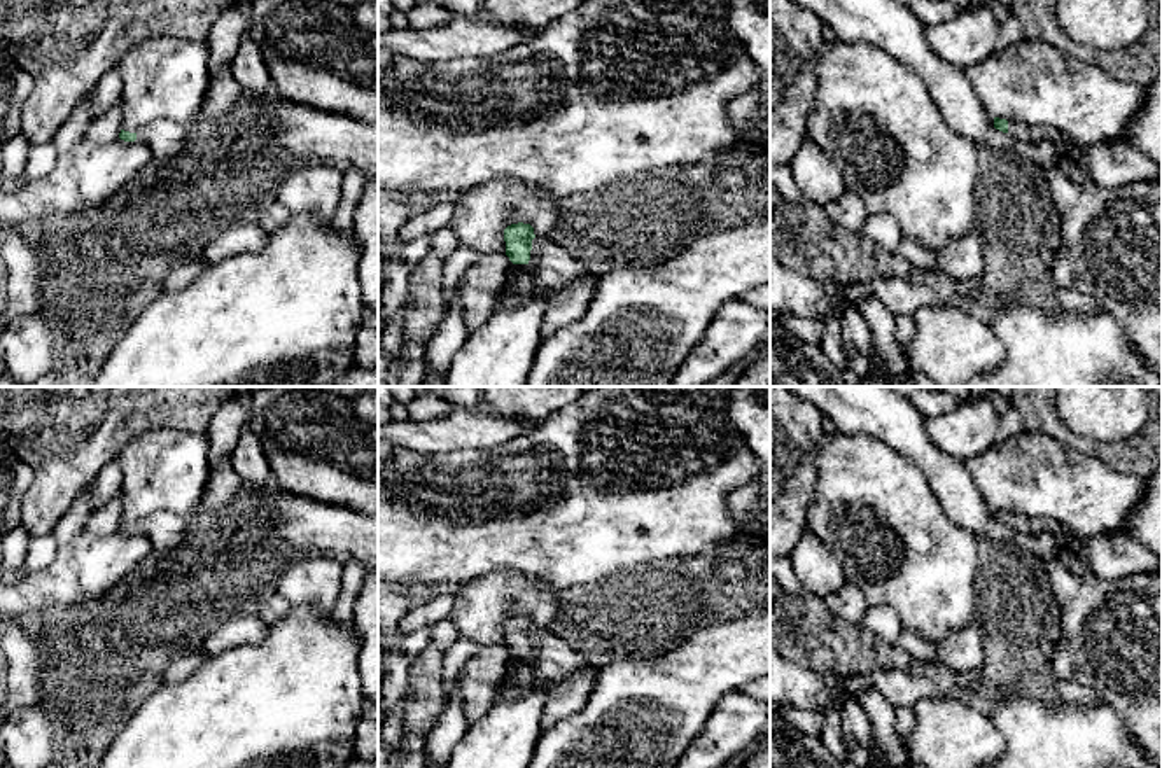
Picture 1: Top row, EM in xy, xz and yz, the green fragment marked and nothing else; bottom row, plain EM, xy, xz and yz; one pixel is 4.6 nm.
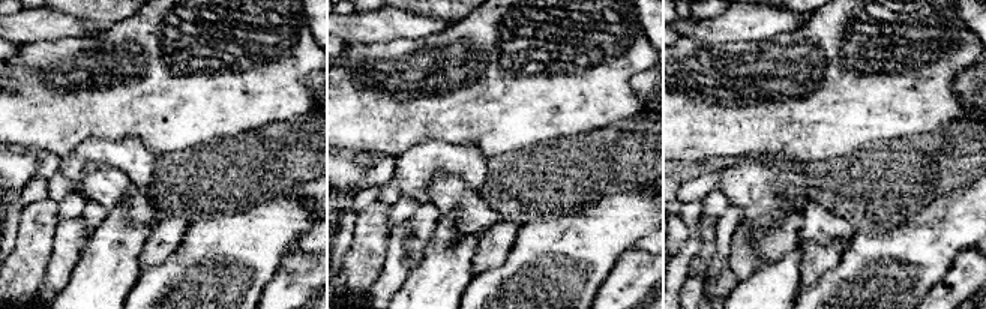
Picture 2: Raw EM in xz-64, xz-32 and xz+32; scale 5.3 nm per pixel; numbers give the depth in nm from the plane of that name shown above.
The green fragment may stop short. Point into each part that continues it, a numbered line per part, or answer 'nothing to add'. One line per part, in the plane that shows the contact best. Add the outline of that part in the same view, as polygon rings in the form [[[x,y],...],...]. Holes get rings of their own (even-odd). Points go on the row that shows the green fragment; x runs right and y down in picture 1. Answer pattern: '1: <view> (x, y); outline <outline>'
1: xz (553, 268); outline [[[548,236],[532,240],[530,261],[536,289],[551,292],[570,287],[576,280],[593,275],[584,262],[574,259],[565,248]]]

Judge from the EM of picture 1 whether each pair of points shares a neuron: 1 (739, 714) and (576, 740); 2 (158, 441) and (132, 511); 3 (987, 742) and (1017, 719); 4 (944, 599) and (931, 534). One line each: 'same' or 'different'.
1: different
2: same
3: different
4: same

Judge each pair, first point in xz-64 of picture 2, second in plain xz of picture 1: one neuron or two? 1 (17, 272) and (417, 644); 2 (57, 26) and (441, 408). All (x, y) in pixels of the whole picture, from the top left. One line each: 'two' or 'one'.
1: two
2: two

